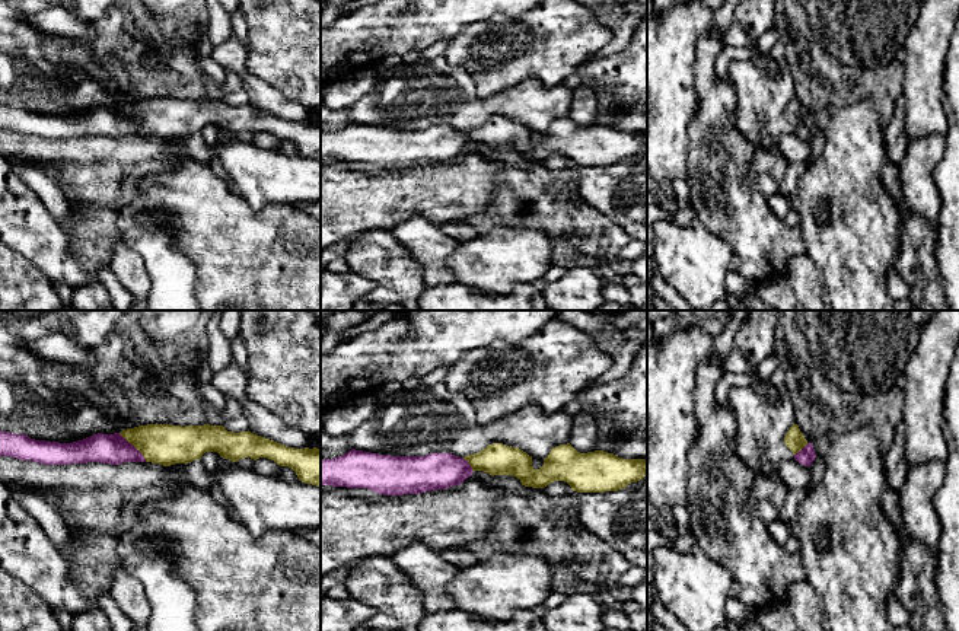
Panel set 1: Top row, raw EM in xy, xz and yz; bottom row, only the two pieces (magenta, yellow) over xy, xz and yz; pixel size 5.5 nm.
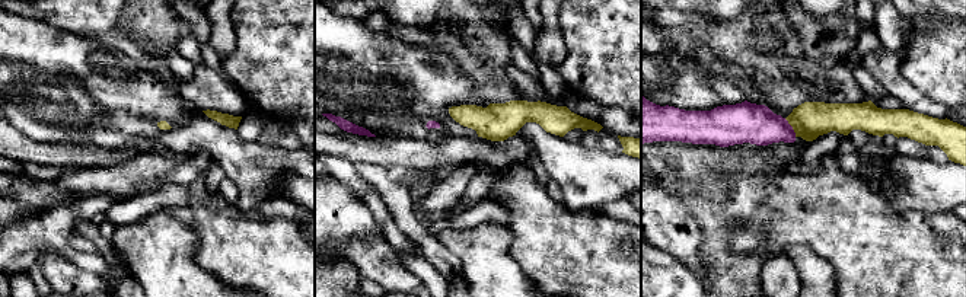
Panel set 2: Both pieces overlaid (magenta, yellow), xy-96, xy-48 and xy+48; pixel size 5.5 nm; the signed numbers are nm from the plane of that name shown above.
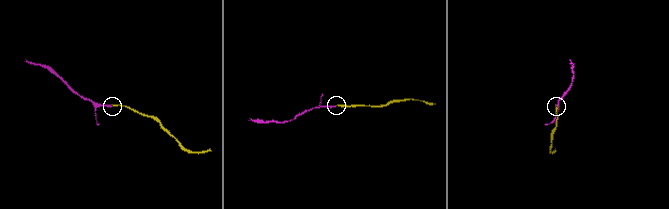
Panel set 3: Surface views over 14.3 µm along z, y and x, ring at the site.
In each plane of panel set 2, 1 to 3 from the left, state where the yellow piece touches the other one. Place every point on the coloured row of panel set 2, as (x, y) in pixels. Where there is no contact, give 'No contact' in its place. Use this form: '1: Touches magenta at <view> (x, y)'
1: No contact
2: No contact
3: Touches magenta at xy+48 (791, 127)

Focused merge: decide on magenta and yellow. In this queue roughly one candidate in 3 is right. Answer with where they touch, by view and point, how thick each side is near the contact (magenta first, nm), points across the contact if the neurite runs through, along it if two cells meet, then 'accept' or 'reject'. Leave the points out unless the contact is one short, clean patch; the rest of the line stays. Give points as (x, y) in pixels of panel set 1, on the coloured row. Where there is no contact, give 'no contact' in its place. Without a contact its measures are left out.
xy (133, 446) | 170/220 nm | across xy (114, 449), (133, 446), (166, 445) | accept

